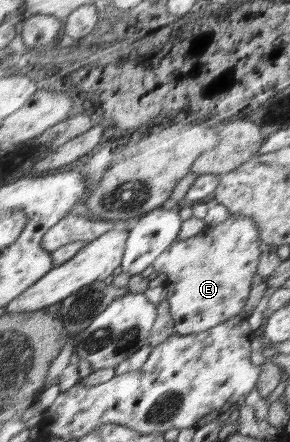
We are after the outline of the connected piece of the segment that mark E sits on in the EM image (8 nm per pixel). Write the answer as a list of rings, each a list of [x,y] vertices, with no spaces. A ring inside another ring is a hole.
[[[234,215],[216,227],[206,227],[195,237],[173,243],[162,252],[151,266],[156,272],[168,278],[165,287],[168,289],[165,300],[170,305],[170,313],[174,320],[173,329],[177,335],[206,332],[231,317],[238,316],[240,309],[246,305],[252,279],[258,273],[259,260],[262,253],[260,245],[262,231],[255,225],[254,218],[246,215]]]

